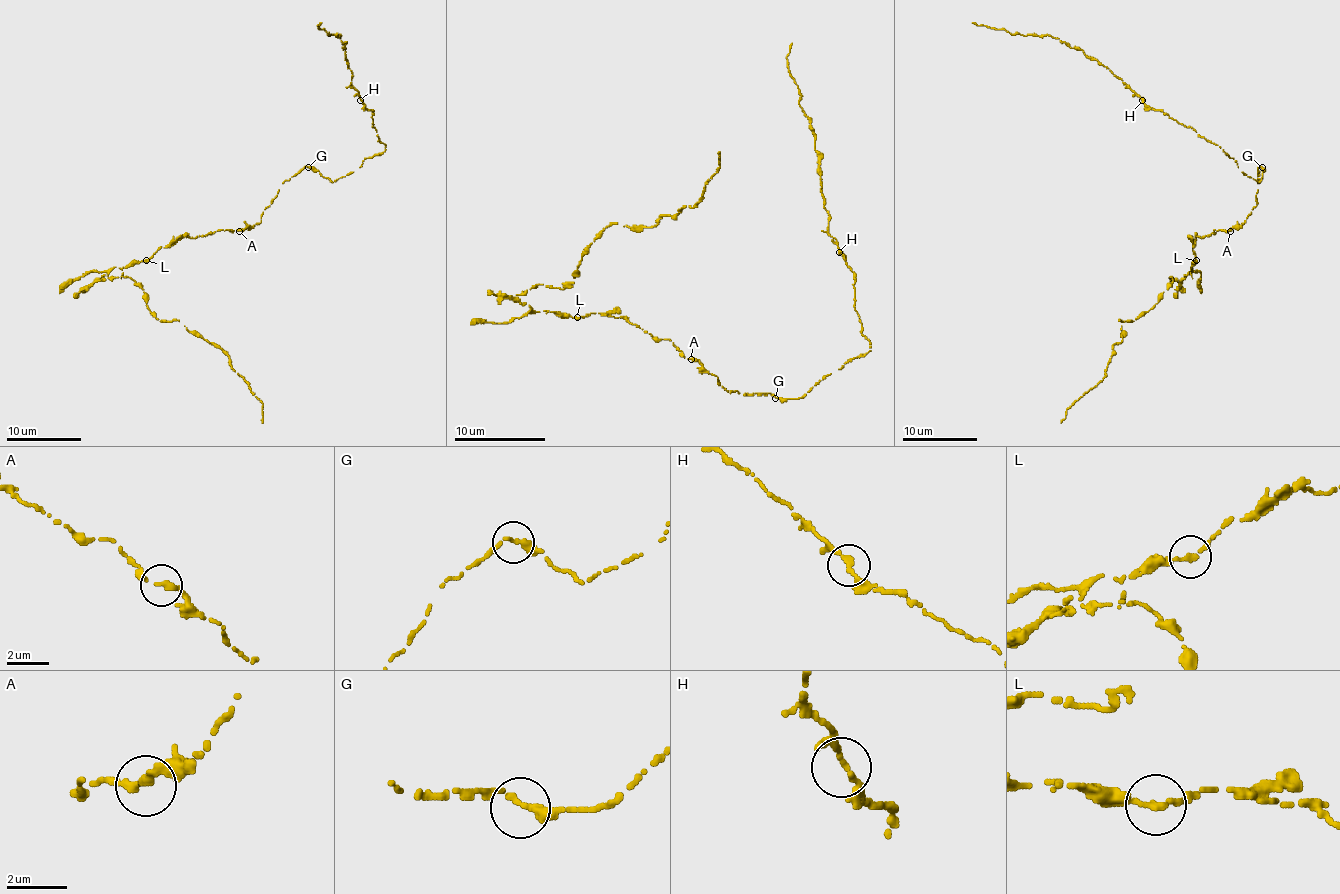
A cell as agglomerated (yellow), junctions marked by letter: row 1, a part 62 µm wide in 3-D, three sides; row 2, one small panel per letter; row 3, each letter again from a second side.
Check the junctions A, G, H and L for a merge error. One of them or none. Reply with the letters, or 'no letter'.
L

